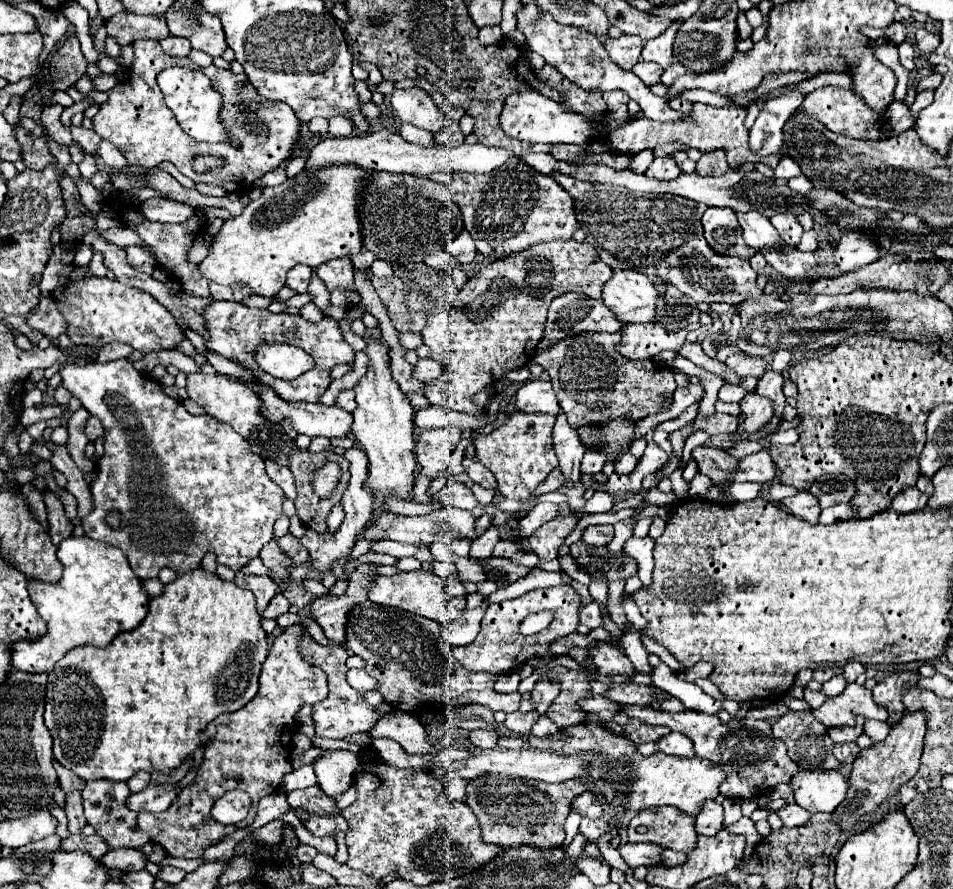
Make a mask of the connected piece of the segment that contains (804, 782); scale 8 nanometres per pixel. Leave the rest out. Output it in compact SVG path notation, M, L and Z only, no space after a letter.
M802 770L790 780L794 802L808 812L834 812L836 806L846 798L848 780L840 770L810 772Z

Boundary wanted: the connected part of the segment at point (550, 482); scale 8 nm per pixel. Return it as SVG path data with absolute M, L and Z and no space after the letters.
M555 468L546 478L546 480L538 485L536 490L532 494L532 498L535 498L541 494L557 491L565 483L565 477L561 470Z

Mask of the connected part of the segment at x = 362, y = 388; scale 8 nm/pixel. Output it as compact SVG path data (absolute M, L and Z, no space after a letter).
M368 338L364 352L368 354L368 372L354 384L358 406L352 414L354 416L352 434L370 460L366 488L370 488L376 496L386 496L390 490L394 490L398 498L408 500L408 492L414 486L414 472L416 472L416 458L412 450L414 408L406 398L406 394L400 392L398 382L392 378L390 356L388 356L390 348L376 338Z

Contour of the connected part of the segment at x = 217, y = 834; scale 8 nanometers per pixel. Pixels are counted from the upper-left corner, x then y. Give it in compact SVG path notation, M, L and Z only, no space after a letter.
M298 624L290 626L288 630L284 630L280 636L274 638L274 644L270 648L268 658L262 664L262 674L260 674L260 690L258 694L240 710L236 710L234 714L222 714L218 716L208 728L206 734L212 736L212 742L204 748L204 760L198 768L198 774L194 778L194 782L190 786L186 786L178 798L170 804L170 808L166 812L160 814L138 814L138 826L140 830L144 830L150 840L154 844L160 844L170 856L176 858L202 858L204 850L208 846L214 846L222 840L226 840L238 826L224 826L220 822L216 822L210 814L212 804L224 796L230 790L244 790L252 796L252 810L248 814L248 818L240 824L240 828L246 828L254 822L256 818L256 802L268 794L274 794L276 788L280 786L282 778L286 774L290 774L294 768L290 764L290 742L292 742L292 734L296 732L296 712L304 706L310 704L314 706L316 702L324 700L328 696L328 680L324 676L324 672L314 672L314 666L306 664L304 658L298 652L298 644L300 644L300 636L302 628Z

